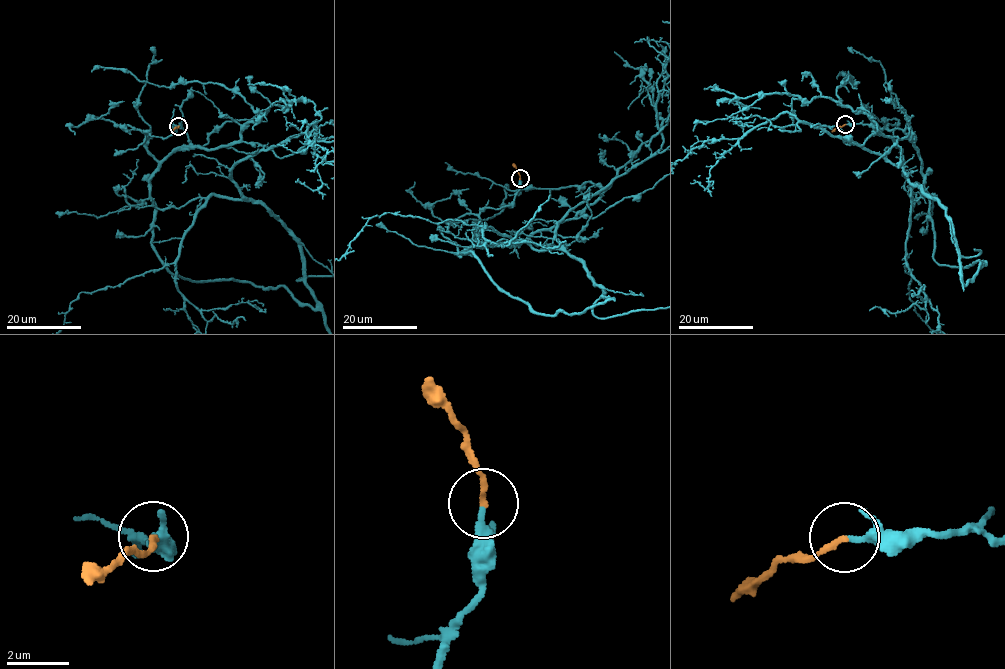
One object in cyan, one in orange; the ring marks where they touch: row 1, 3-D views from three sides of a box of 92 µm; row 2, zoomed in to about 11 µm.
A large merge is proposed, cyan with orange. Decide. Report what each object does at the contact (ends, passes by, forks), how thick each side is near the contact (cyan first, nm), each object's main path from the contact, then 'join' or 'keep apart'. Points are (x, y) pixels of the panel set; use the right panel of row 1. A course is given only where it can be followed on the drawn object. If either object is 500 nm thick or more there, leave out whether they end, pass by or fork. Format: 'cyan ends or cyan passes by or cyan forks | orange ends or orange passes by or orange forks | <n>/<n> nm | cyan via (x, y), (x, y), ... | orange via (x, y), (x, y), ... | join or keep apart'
cyan passes by | orange ends | 170/180 nm | orange via (845, 124), (832, 131) | join

